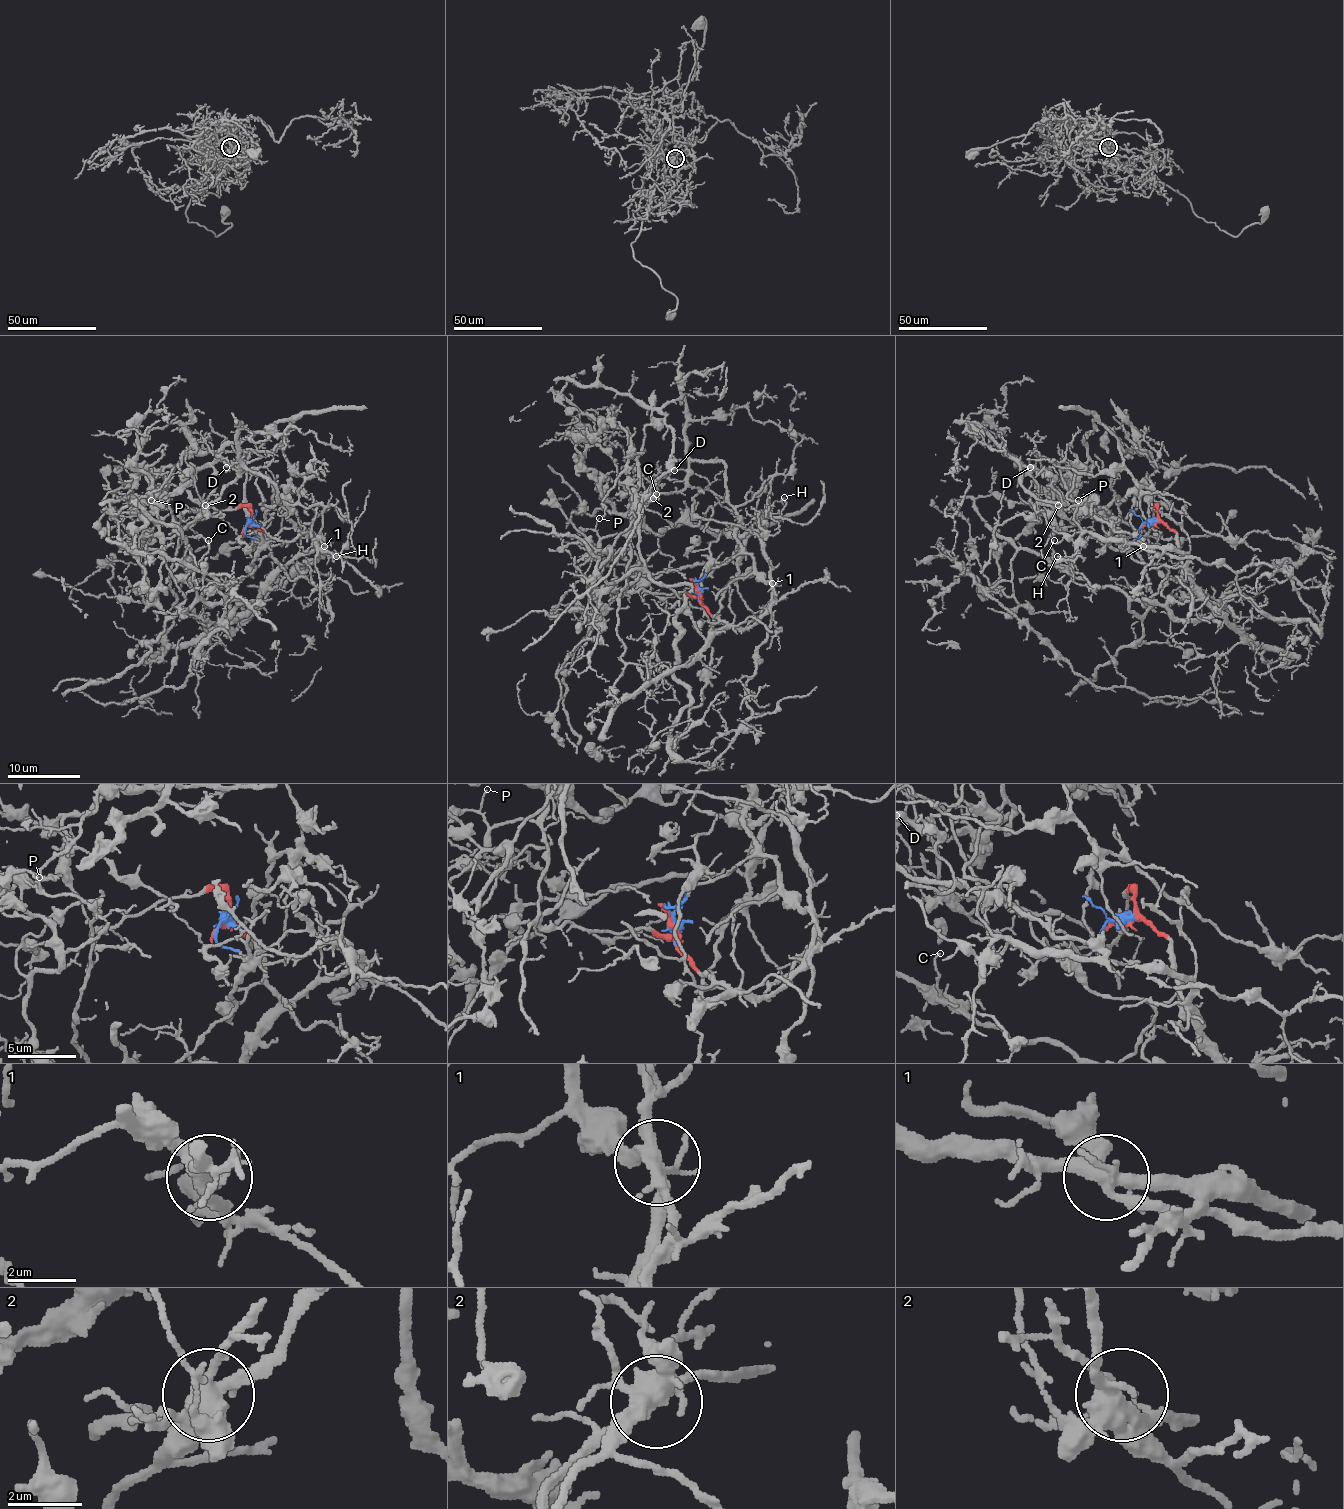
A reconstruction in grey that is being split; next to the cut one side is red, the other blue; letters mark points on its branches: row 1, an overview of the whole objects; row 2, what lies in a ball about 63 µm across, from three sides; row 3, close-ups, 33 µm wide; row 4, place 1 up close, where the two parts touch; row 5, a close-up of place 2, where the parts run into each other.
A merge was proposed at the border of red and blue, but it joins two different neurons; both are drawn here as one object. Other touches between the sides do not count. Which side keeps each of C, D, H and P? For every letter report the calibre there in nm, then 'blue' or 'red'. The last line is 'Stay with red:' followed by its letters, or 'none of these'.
C: 140 nm | red
D: 110 nm | blue
H: 160 nm | red
P: 90 nm | blue
Stay with red: C, H

